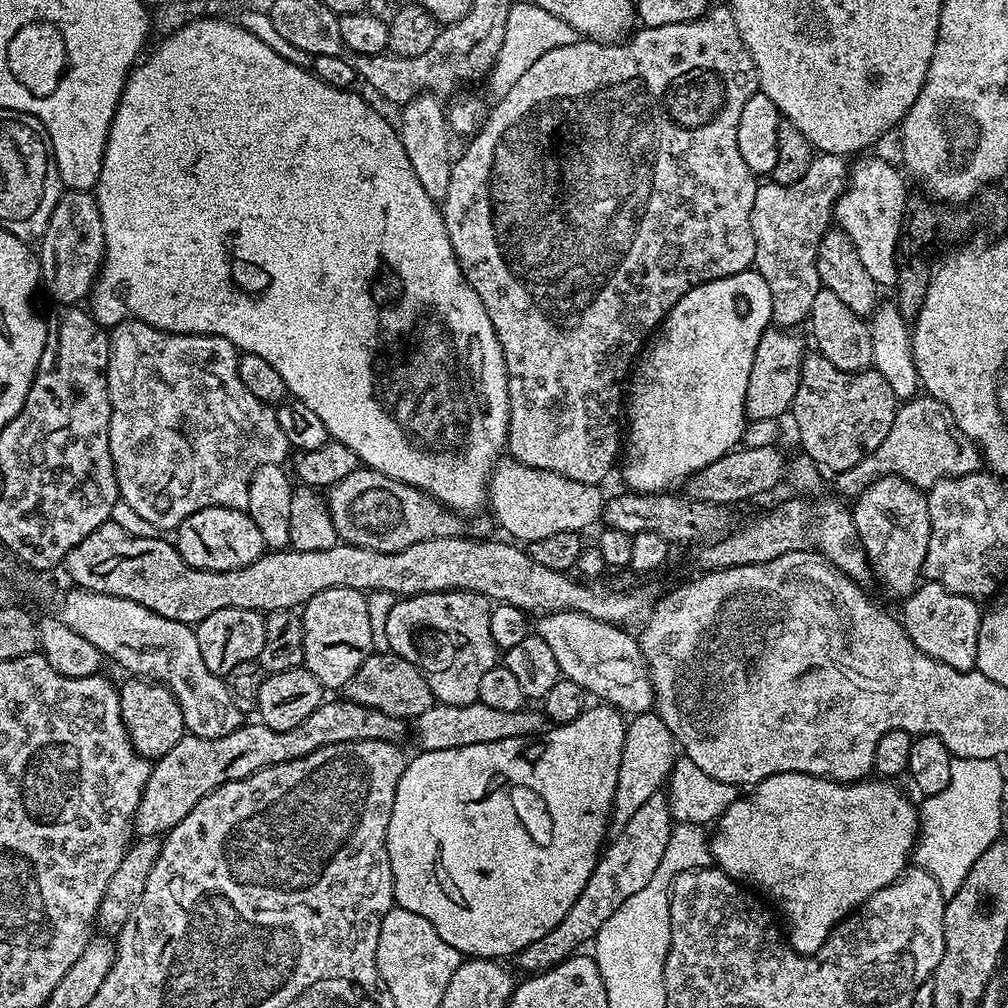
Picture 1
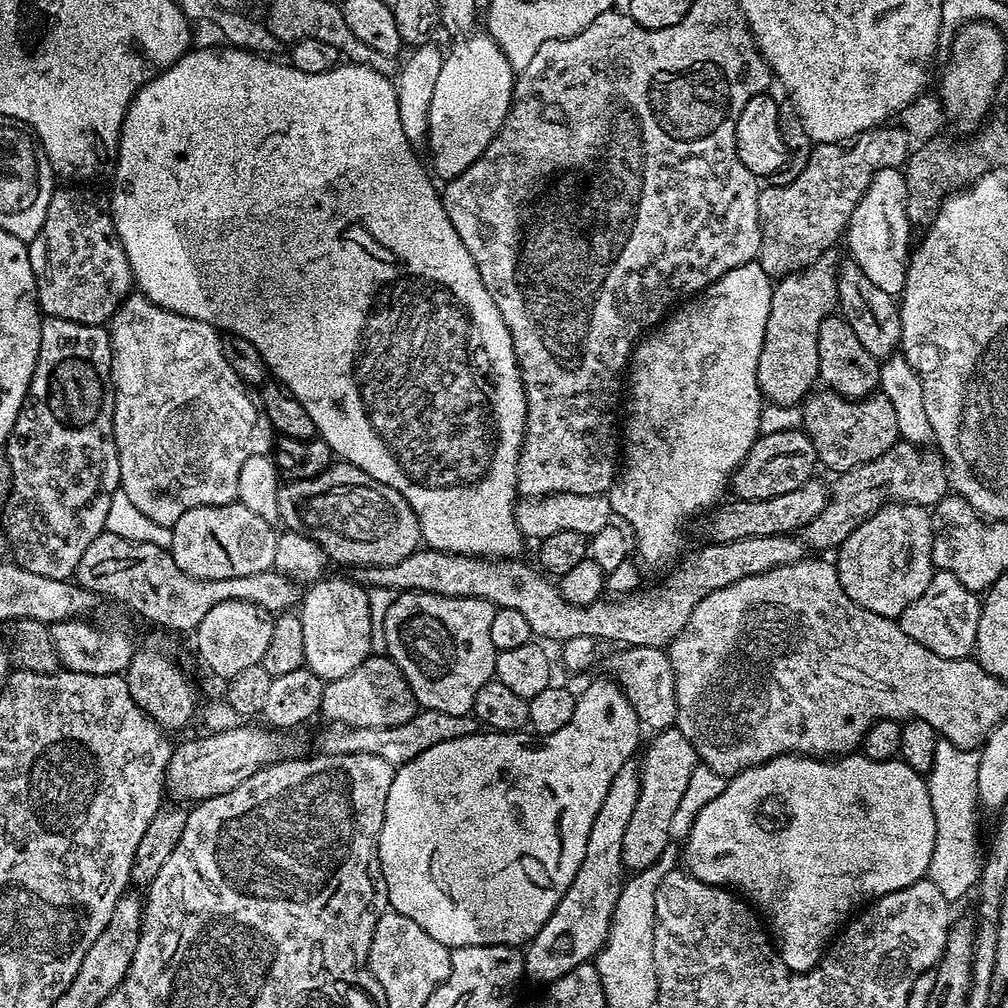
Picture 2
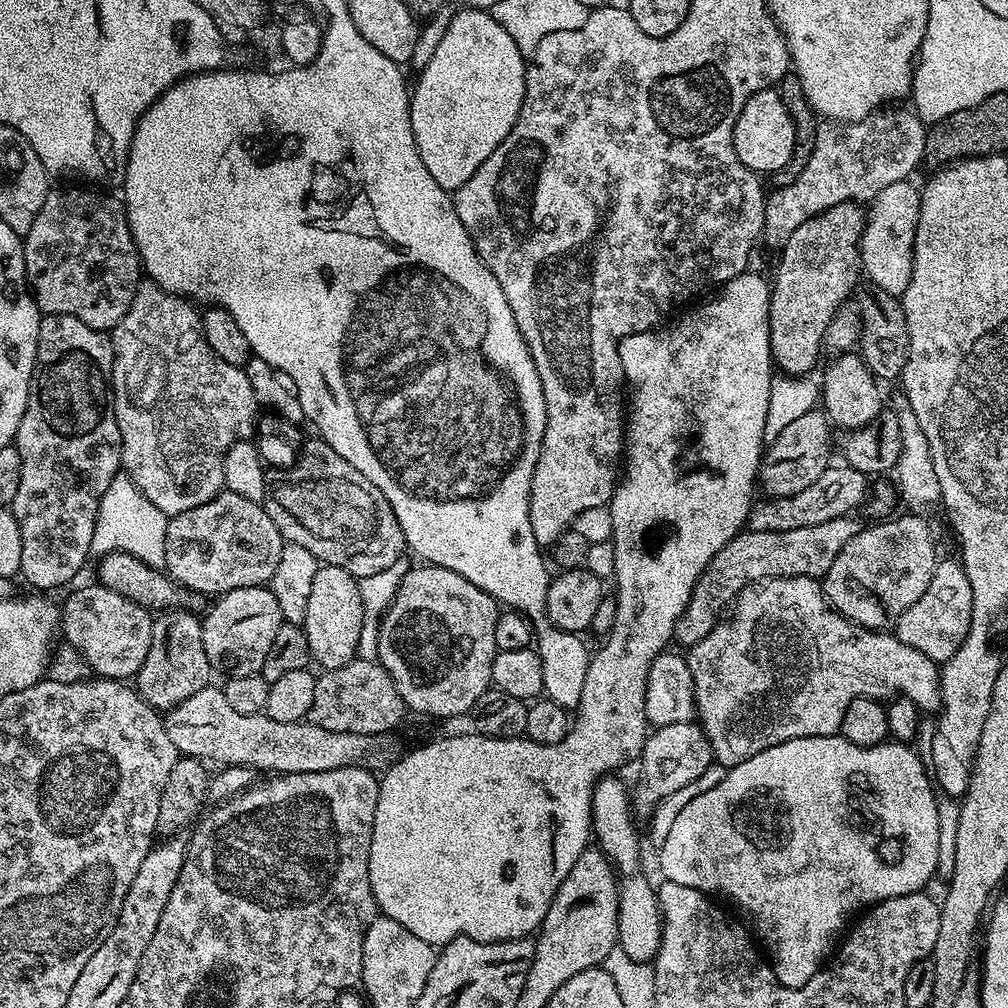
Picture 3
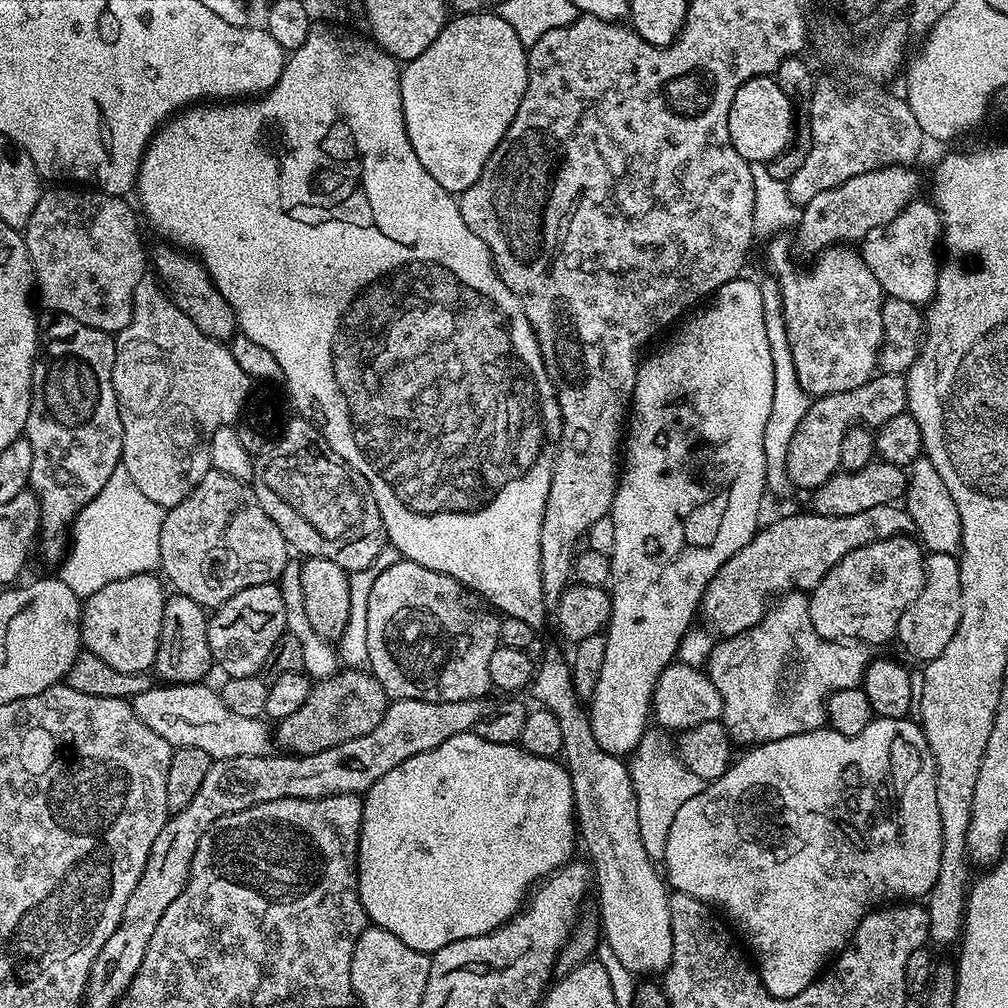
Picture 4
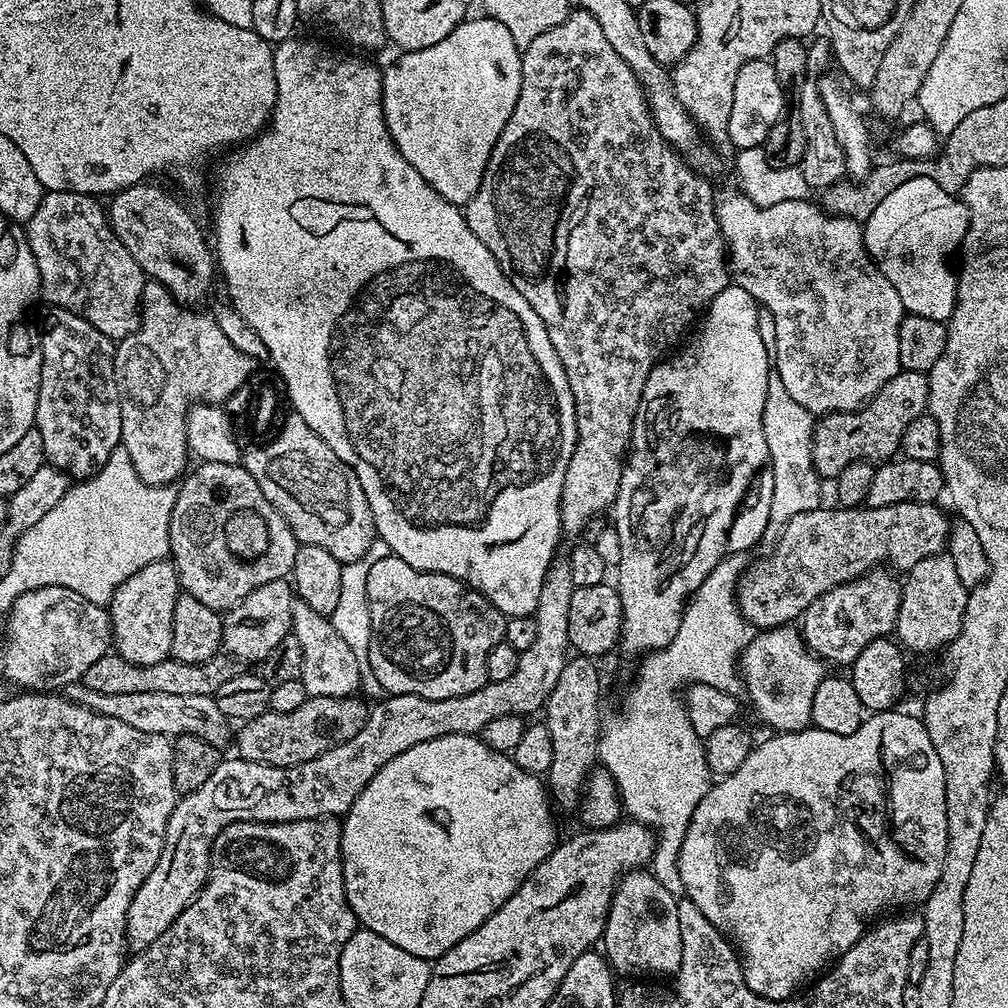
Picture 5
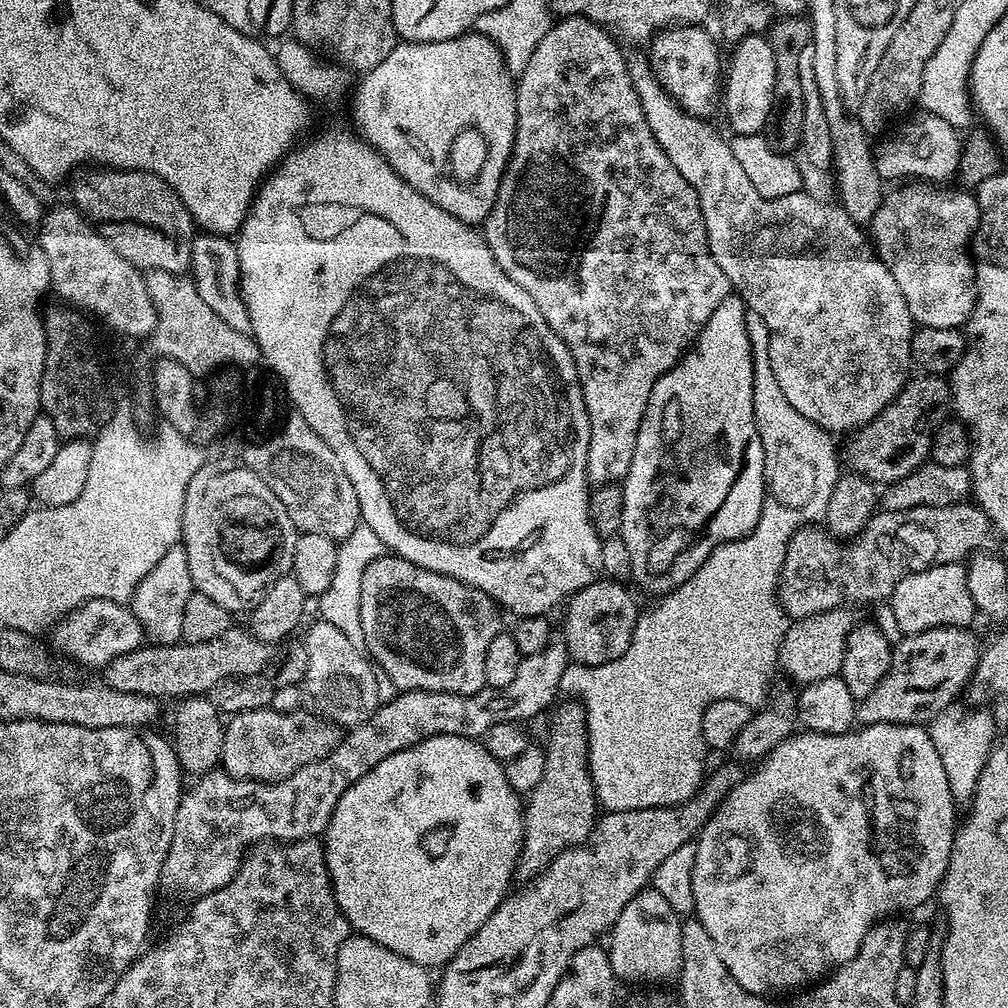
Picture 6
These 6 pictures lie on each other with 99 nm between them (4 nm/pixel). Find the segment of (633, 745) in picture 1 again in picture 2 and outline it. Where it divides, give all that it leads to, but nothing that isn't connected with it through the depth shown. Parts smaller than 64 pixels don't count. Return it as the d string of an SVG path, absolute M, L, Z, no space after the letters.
M626 763L618 774L614 774L614 782L610 782L610 790L606 790L606 798L594 817L594 826L590 826L586 854L582 857L582 866L578 866L578 874L574 874L574 882L570 882L566 894L562 894L562 902L554 906L554 914L550 914L542 930L538 930L536 937L529 940L523 949L527 983L539 986L553 984L562 978L562 974L570 974L570 970L595 961L604 949L618 894L626 876L622 837L634 814L639 793L640 769L635 763Z

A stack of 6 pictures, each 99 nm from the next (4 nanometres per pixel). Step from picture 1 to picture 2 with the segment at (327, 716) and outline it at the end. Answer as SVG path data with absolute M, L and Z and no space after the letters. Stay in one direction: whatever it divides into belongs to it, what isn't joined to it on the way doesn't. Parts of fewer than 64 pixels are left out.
M237 726L222 732L208 732L197 740L177 743L164 775L167 795L173 796L176 802L209 800L218 794L226 794L226 790L234 790L234 786L246 782L250 774L258 774L258 770L278 764L295 753L292 752L296 748L296 740L292 737L295 735L284 730L264 728Z

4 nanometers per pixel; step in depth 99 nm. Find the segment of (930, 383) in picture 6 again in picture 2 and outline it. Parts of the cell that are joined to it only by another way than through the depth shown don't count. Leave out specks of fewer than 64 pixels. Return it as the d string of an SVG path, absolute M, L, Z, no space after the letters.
M800 428L794 430L782 430L778 434L759 435L750 446L746 458L736 467L730 481L730 492L737 500L757 500L758 498L774 498L777 494L790 494L790 490L798 490L807 480L813 479L812 472L818 468L814 442Z

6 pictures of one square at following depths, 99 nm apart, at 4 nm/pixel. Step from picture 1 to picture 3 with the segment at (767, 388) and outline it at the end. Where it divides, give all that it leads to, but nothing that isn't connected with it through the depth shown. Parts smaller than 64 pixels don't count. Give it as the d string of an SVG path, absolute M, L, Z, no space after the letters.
M853 202L851 204L839 204L838 206L830 206L830 210L826 210L822 214L818 214L814 218L810 218L798 226L798 230L794 230L794 234L790 234L790 238L784 241L782 247L779 249L780 261L776 264L776 282L775 280L770 286L770 306L768 307L768 325L770 326L770 346L772 347L772 359L777 369L783 370L787 375L795 376L797 378L807 377L808 371L816 364L816 358L822 353L824 345L824 335L830 326L830 322L835 318L836 313L841 308L845 307L844 300L855 293L858 285L862 280L862 265L860 263L860 239L864 233L864 222L866 219L866 212L859 203Z

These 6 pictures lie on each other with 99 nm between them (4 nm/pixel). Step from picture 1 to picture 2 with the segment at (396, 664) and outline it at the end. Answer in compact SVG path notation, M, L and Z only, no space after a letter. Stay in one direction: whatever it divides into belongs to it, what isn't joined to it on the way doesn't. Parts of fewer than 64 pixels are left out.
M373 654L366 657L362 666L354 666L350 674L342 674L342 678L334 678L325 683L322 690L322 702L319 715L332 720L333 725L349 728L385 728L386 726L402 726L402 722L410 722L418 711L418 705L402 670L386 654Z

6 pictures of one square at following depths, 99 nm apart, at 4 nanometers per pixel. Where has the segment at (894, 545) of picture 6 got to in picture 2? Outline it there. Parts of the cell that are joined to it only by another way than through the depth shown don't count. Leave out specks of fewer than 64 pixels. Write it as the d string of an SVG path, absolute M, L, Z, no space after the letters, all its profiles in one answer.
M792 534L738 538L738 542L705 542L701 548L694 549L686 556L656 589L645 587L629 592L627 596L601 598L586 606L566 602L559 587L543 571L523 564L523 559L460 556L456 552L440 552L427 546L417 548L394 566L357 567L354 579L357 584L368 588L392 588L397 594L433 592L443 596L473 596L479 600L489 600L496 608L519 610L526 622L530 622L533 637L544 642L563 642L586 636L592 642L613 640L616 646L667 649L676 635L688 625L690 614L694 614L702 598L747 576L805 559L806 545L803 539Z

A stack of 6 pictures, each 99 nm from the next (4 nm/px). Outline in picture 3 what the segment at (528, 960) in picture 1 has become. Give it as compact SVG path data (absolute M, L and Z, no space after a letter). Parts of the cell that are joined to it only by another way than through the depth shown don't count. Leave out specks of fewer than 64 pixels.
M674 722L670 726L653 727L648 741L638 757L640 781L631 793L631 806L637 817L651 817L652 813L670 794L690 786L713 767L712 747L703 728L696 722Z

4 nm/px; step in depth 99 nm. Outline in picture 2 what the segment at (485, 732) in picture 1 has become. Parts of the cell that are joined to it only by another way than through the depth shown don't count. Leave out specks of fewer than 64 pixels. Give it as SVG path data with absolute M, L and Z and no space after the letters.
M420 710L410 722L402 722L402 726L386 726L385 728L349 728L332 726L320 736L319 751L325 756L345 756L346 754L370 754L384 758L394 766L399 766L418 758L422 750L430 750L430 746L438 746L438 742L450 742L454 738L469 736L478 731L478 721L469 714L442 714L438 710Z

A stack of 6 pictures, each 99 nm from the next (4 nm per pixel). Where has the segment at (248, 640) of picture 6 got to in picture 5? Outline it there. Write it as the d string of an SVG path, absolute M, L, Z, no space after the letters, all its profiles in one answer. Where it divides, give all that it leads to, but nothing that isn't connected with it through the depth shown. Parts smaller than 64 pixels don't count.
M109 654L98 658L98 662L86 670L82 682L90 690L98 690L98 694L194 694L215 697L218 686L230 682L230 678L240 675L241 671L241 661L227 654L217 654L201 664L169 658L154 662L154 666L138 666L134 662L126 662L126 658Z

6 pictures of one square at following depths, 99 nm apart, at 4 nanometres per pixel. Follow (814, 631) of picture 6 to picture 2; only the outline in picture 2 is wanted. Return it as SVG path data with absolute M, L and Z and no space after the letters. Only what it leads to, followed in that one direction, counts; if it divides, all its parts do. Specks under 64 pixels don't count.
M885 504L844 540L834 557L836 573L842 590L858 607L899 618L910 602L926 594L934 571L932 517L922 504Z

